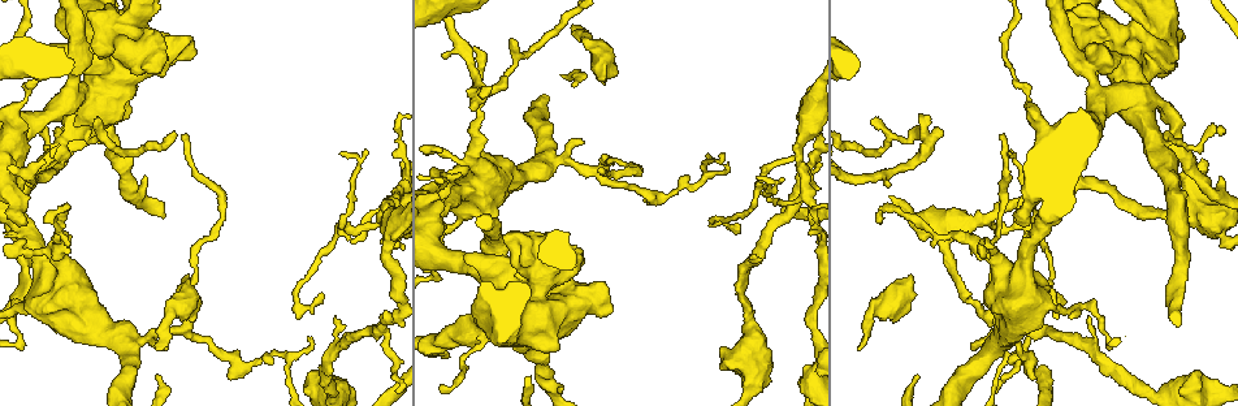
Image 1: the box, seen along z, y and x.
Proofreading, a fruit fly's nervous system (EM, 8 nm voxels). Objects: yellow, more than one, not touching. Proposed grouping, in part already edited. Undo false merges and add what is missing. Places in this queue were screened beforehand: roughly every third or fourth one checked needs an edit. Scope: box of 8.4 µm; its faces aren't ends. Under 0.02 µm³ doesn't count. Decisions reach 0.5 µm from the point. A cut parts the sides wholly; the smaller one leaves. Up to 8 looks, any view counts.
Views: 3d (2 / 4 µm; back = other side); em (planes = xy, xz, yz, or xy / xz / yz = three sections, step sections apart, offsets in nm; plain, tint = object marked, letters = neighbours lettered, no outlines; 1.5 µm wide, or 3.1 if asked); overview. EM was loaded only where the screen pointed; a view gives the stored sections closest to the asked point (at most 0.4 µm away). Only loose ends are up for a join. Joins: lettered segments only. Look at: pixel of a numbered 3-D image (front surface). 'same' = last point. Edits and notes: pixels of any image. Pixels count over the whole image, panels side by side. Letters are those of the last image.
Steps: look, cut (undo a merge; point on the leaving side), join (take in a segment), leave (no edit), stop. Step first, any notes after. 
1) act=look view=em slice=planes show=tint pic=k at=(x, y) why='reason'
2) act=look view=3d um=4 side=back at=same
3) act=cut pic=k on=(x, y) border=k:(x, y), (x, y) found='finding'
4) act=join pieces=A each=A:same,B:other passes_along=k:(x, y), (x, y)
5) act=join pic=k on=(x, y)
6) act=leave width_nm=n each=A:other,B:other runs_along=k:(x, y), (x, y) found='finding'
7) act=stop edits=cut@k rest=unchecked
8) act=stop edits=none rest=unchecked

act=look view=em slice=planes show=letters pic=1 at=(754, 259) why='tapers out'

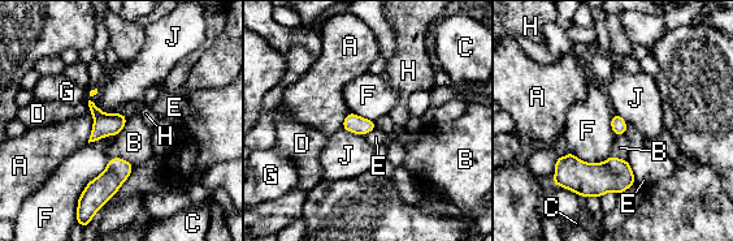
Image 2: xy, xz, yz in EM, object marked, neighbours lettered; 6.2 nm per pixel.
act=leave longest_contact=F:400nm each=A:other,B:other,C:other,D:other,E:other,F:other,G:other,H:other,J:other found='none of them fits'

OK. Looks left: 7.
act=look view=em slice=xz step=8 show=tint pic=1 at=(240, 365)

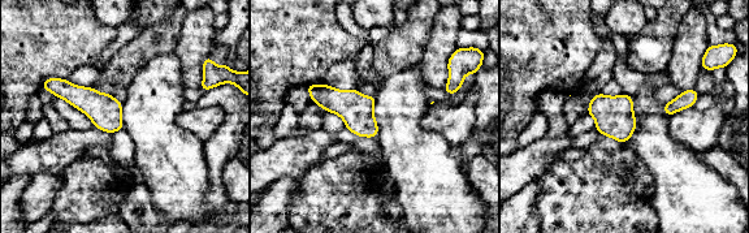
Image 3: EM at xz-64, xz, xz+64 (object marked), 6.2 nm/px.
act=look view=em slice=planes show=tint at=same why='another direction'

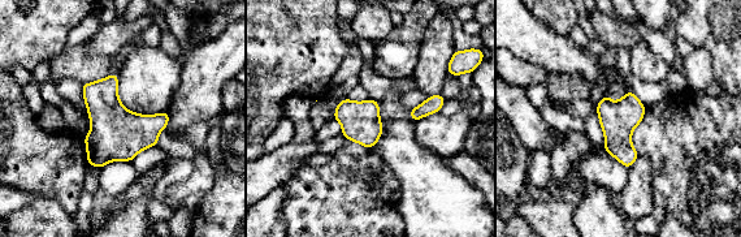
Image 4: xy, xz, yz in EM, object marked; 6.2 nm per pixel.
act=look view=em slice=planes show=letters at=same why='see the neighbours'

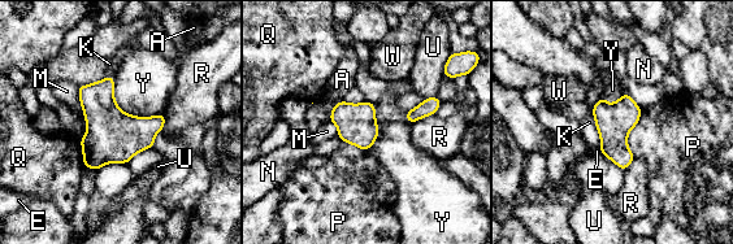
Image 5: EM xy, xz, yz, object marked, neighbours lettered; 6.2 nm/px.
act=leave longest_contact=Y:400nm each=A:other,E:other,K:other,M:other,N:other,P:other,Q:other,R:other,U:other,W:other,Y:other found='continuous, no second cell'

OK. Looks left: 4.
act=look view=3d um=4 pic=1 at=(1004, 134)

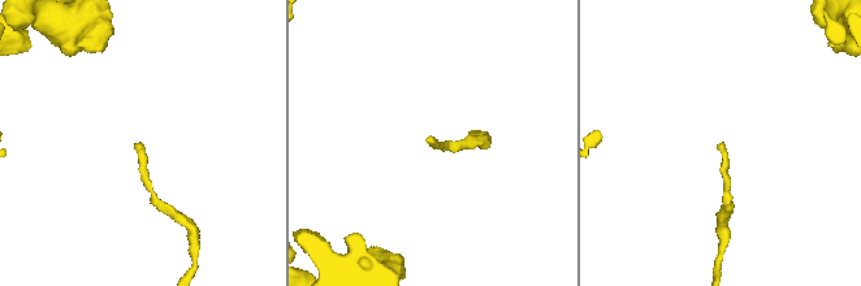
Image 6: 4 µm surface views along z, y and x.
act=look view=em slice=xy step=4 show=tint pic=6 at=(141, 144)

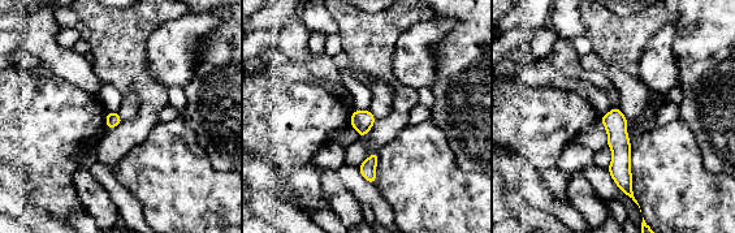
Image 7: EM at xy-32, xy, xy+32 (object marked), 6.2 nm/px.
act=look view=em slice=xz step=8 show=letters at=same

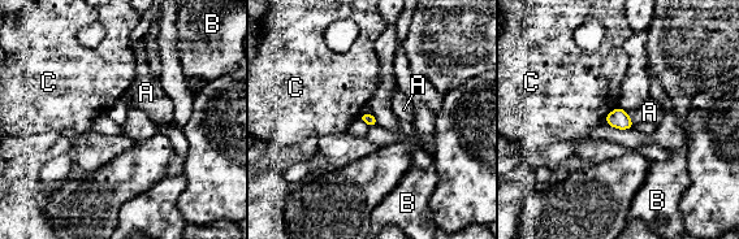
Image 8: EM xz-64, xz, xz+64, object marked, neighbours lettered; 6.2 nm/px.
act=leave each=A:other,B:other,C:other found='no lettered segment goes on from it'

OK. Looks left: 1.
act=stop edits=none rest=unchecked

